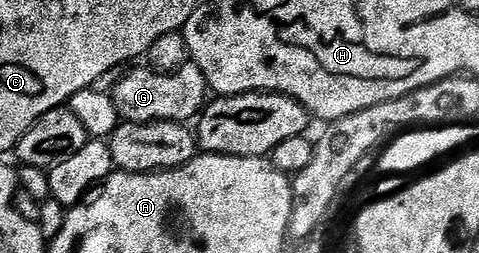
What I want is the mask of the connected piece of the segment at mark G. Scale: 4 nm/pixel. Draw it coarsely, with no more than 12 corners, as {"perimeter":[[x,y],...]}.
{"perimeter":[[193,61],[133,70],[111,90],[122,122],[192,123],[211,91]]}

